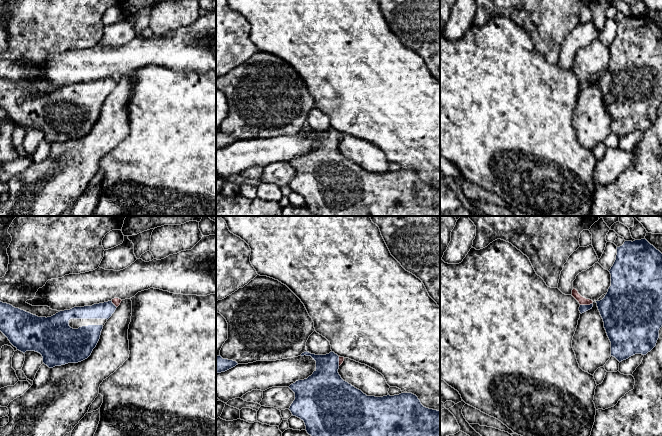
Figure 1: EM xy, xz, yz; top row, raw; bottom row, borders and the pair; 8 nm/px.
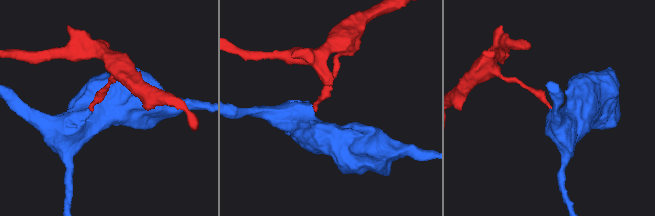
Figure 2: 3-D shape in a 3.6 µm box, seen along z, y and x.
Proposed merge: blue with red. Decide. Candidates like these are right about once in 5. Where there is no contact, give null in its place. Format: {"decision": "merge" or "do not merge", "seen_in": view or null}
{"decision": "do not merge", "seen_in": "yz"}

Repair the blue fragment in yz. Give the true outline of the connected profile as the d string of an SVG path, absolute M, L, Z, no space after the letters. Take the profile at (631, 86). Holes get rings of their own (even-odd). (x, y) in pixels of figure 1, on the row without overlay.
M646 15L625 17L617 23L616 36L609 48L611 62L605 73L596 79L611 118L611 132L621 138L635 130L646 131L656 122L662 103L662 29Z

